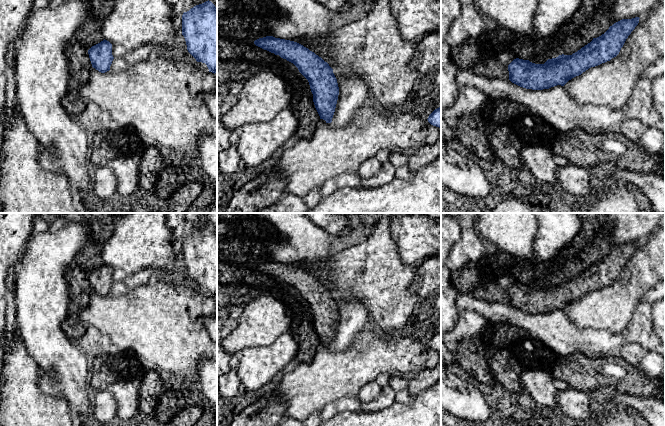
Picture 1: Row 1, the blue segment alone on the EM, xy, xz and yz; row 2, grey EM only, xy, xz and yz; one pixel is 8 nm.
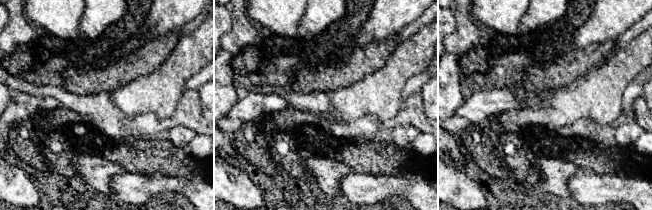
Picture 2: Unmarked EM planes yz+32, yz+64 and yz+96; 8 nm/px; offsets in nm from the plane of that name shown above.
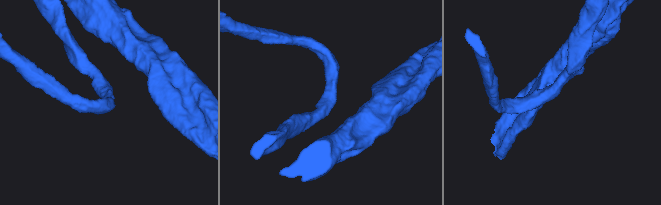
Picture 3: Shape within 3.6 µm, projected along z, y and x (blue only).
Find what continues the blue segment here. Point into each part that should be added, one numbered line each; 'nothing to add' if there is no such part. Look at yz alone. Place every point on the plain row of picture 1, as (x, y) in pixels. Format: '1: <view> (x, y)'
nothing to add

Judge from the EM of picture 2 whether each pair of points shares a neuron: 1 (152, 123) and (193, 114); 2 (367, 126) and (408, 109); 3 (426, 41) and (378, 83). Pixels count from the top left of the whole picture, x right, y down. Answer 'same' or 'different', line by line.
1: same
2: same
3: same

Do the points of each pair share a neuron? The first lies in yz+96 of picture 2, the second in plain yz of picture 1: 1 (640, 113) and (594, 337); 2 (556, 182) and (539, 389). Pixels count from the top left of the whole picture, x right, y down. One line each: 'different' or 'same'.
1: same
2: same

